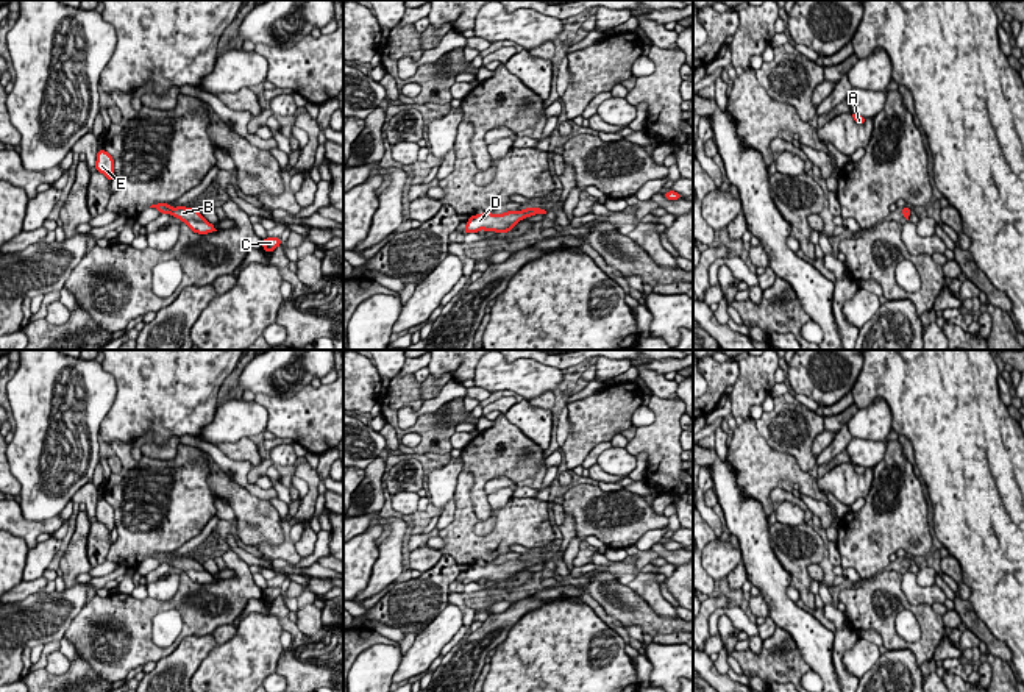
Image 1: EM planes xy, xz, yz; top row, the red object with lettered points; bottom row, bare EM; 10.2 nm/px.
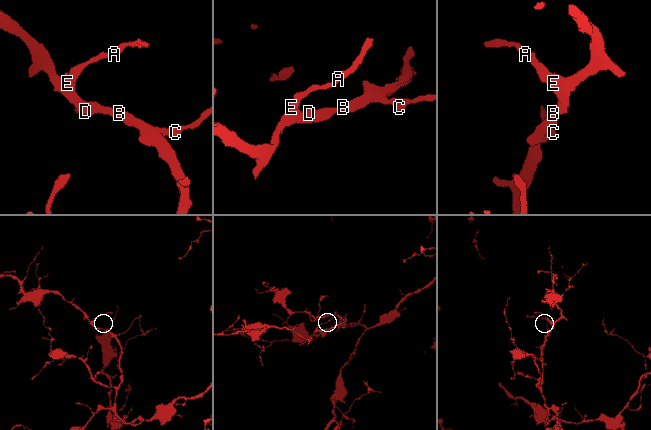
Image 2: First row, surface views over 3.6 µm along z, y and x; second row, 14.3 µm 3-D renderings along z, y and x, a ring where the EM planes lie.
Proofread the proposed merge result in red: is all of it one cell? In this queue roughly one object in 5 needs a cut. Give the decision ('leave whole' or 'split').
leave whole

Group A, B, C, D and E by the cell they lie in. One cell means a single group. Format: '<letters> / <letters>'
A B C D E

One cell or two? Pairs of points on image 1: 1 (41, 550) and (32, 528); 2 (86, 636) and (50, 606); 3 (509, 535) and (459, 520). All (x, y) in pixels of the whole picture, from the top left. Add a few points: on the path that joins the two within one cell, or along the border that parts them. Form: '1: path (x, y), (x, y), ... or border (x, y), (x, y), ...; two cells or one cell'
1: border (38, 544), (28, 550); two cells
2: border (86, 605), (63, 636); two cells
3: path (497, 541), (476, 541), (469, 533); one cell

